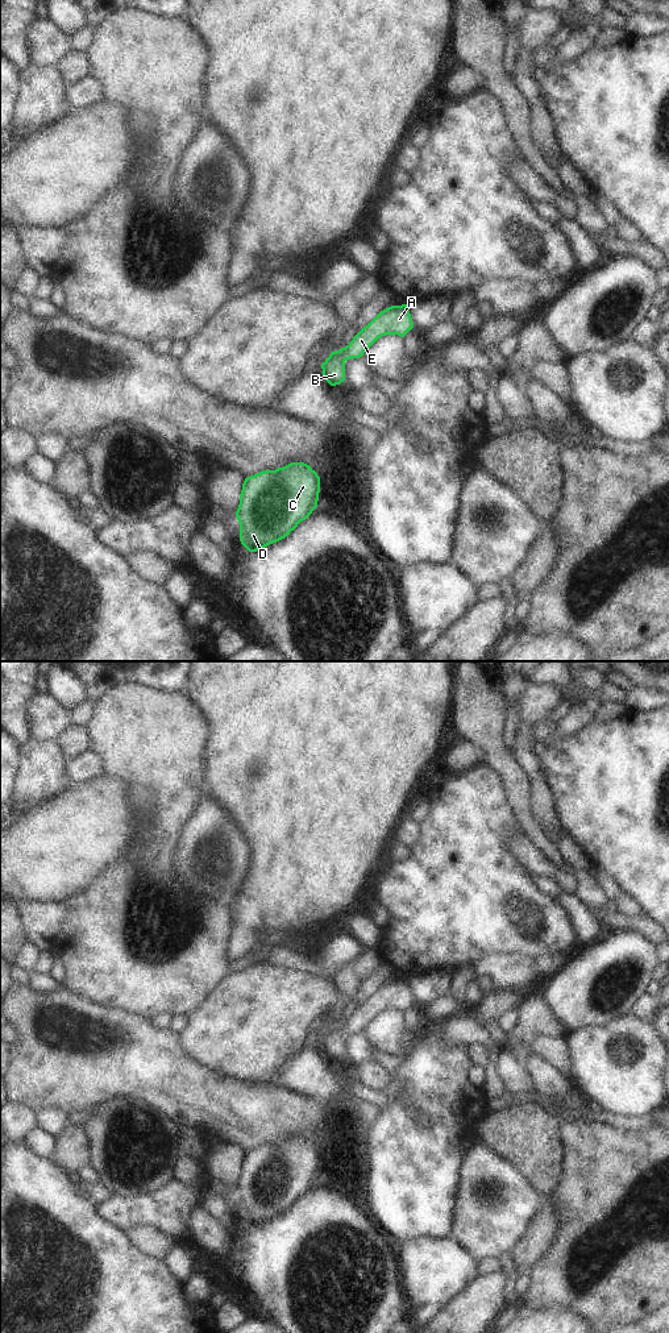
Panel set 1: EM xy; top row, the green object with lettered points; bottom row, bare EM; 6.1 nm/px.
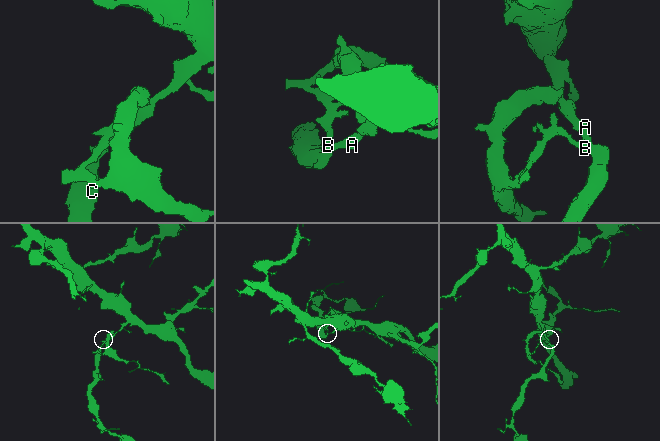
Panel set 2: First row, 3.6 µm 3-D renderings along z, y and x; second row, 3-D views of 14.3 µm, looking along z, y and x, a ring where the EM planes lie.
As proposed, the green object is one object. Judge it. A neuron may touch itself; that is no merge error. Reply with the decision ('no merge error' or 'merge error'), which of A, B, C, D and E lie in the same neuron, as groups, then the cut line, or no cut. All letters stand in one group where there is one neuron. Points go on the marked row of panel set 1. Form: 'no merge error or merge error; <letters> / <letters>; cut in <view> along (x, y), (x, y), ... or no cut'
no merge error; A B C D E; no cut

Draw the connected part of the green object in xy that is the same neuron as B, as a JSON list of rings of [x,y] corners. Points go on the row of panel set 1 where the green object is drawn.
[[[407,304],[391,306],[381,311],[353,340],[340,350],[332,352],[321,364],[323,378],[336,386],[345,381],[345,362],[360,358],[382,336],[398,335],[404,337],[414,328]]]

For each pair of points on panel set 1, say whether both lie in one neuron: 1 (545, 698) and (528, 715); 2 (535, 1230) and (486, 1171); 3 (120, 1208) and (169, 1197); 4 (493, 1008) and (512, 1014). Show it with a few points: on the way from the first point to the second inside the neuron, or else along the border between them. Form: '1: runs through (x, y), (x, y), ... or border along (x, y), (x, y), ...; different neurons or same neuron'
1: runs through (541, 702), (532, 711); same neuron
2: border along (544, 1197), (523, 1236), (511, 1248); different neurons
3: runs through (132, 1208), (157, 1208); same neuron
4: border along (518, 1006), (505, 1010), (495, 1020); different neurons

